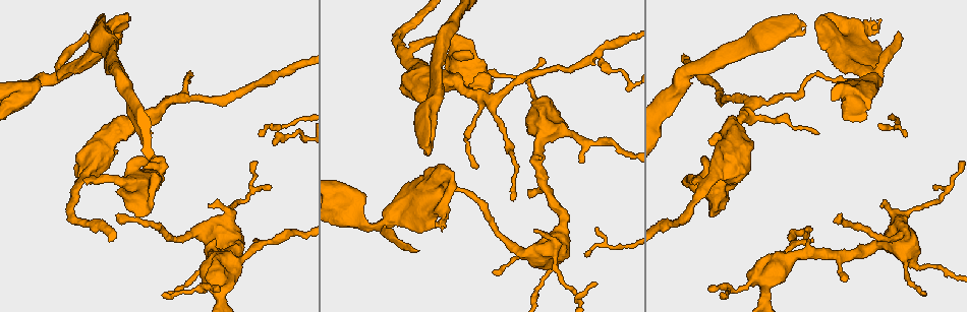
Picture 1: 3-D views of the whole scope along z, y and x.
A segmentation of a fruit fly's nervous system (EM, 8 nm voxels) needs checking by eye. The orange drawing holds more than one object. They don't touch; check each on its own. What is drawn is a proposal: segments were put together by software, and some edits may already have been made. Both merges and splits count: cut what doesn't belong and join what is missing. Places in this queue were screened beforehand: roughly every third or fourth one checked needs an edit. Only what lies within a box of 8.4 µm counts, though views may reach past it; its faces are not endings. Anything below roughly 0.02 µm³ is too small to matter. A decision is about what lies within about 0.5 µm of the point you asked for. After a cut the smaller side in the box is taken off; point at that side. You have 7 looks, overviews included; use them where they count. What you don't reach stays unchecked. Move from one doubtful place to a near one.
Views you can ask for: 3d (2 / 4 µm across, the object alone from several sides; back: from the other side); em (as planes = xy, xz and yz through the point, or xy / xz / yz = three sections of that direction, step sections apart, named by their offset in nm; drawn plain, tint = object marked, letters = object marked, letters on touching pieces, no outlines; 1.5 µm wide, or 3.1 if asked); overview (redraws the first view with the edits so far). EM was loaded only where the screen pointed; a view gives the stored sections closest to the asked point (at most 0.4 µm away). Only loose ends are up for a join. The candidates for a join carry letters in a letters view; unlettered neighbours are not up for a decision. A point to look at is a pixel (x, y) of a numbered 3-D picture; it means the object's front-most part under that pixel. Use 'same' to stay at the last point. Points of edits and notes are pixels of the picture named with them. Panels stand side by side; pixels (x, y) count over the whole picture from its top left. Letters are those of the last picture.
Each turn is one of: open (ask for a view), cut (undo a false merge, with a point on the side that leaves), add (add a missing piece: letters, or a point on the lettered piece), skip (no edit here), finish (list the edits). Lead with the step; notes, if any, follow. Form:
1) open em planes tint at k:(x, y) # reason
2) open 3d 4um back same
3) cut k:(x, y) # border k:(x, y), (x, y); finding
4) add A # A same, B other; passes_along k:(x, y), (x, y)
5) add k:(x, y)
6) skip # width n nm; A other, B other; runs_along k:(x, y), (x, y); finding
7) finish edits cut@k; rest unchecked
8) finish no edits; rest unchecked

open 3d 4um at 1:(542, 60)

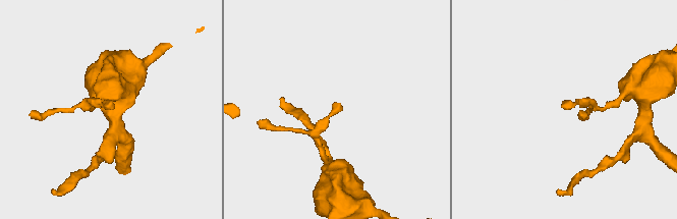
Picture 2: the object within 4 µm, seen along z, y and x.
open em planes letters at 2:(566, 107)

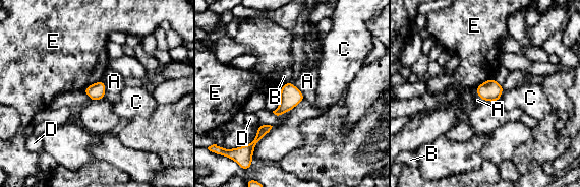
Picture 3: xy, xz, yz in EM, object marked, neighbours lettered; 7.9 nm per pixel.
skip # width 140 nm; A other, B other, C other, D other, E other; border 3:(102, 79), (105, 95), (100, 100); no lettered piece goes on from it

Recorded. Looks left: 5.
open em planes letters at 1:(529, 194) # branch stops here

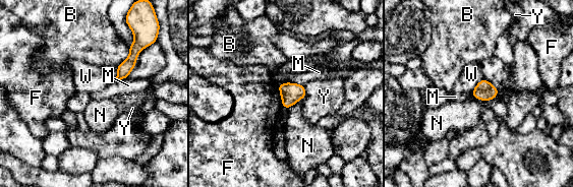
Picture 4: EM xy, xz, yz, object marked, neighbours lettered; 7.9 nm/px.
skip # width 160 nm; B other, F other, M other, N other, W other, Y other; border 4:(277, 84), (283, 107); none of them fits

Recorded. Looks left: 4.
open 3d 4um at 1:(596, 283)

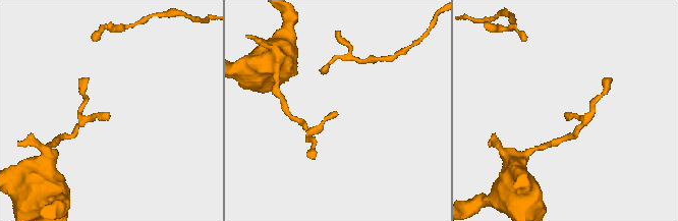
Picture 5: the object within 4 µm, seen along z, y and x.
open em yz step 4 letters at 5:(566, 112)

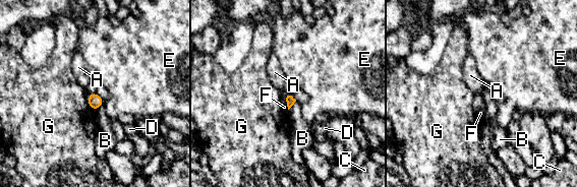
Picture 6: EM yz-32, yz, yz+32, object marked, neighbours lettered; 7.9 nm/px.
open em planes letters same

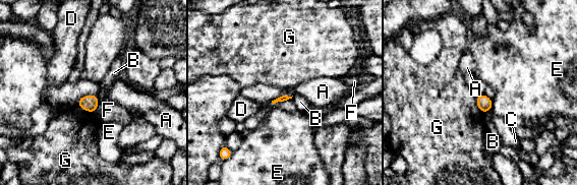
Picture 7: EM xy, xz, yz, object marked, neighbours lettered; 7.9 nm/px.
skip # A other, B other, C other, D other, E other, F other, G other; no lettered piece goes on from it

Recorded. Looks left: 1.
finish no edits; rest unchecked

